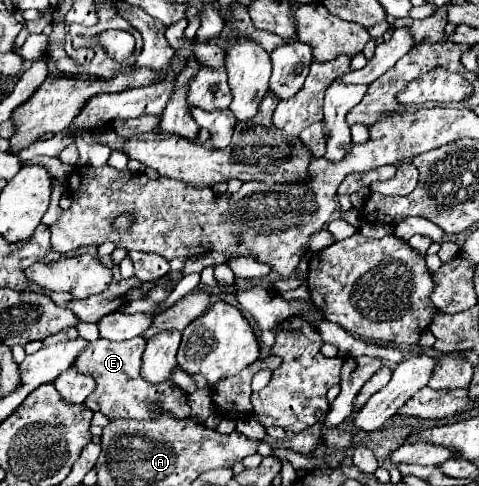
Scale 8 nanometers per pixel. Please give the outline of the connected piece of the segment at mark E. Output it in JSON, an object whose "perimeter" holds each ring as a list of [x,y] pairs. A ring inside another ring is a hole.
{"perimeter":[[[141,336],[123,340],[123,342],[111,342],[111,340],[95,340],[89,342],[89,346],[75,358],[73,368],[81,374],[89,374],[95,378],[97,388],[93,394],[87,396],[85,406],[91,408],[93,412],[105,414],[109,420],[113,418],[141,418],[147,420],[155,410],[165,410],[173,418],[189,418],[191,408],[187,404],[185,392],[173,384],[173,382],[163,382],[159,386],[151,386],[149,382],[143,382],[139,368],[141,368],[141,354],[145,350],[145,340]]]}

